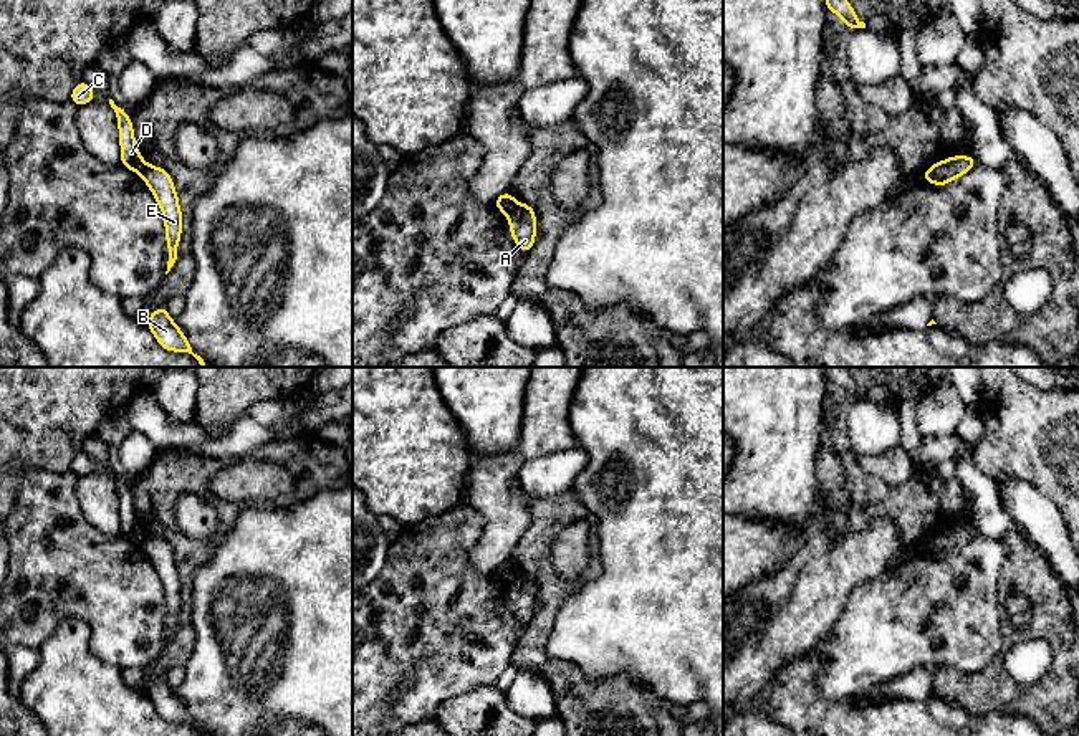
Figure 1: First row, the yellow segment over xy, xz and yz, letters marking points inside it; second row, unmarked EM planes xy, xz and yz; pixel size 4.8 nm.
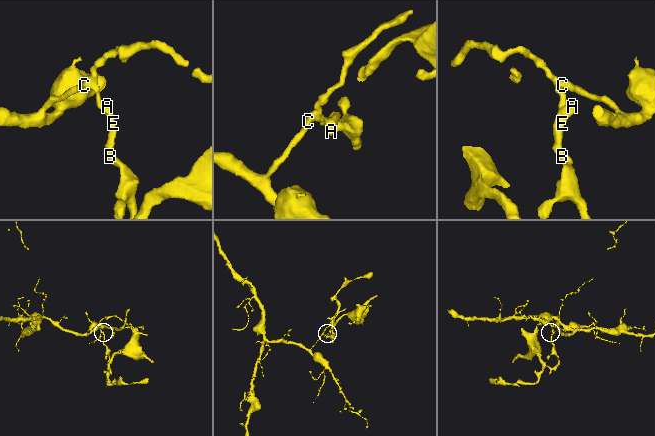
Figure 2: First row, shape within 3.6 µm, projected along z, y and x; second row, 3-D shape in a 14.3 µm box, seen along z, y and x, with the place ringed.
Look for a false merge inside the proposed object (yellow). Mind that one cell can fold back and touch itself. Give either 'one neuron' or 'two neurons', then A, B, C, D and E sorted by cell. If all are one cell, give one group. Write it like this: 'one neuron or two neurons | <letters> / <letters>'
two neurons | A B E / C D

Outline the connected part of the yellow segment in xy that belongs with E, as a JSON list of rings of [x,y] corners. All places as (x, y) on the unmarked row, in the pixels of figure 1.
[[[146,534],[139,546],[152,562],[164,587],[165,614],[169,620],[167,645],[177,630],[182,605],[182,579],[179,577],[179,564],[175,562],[170,544],[162,538]]]

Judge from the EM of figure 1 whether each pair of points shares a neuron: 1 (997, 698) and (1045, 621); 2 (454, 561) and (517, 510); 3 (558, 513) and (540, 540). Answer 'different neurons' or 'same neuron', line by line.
1: same neuron
2: different neurons
3: same neuron

